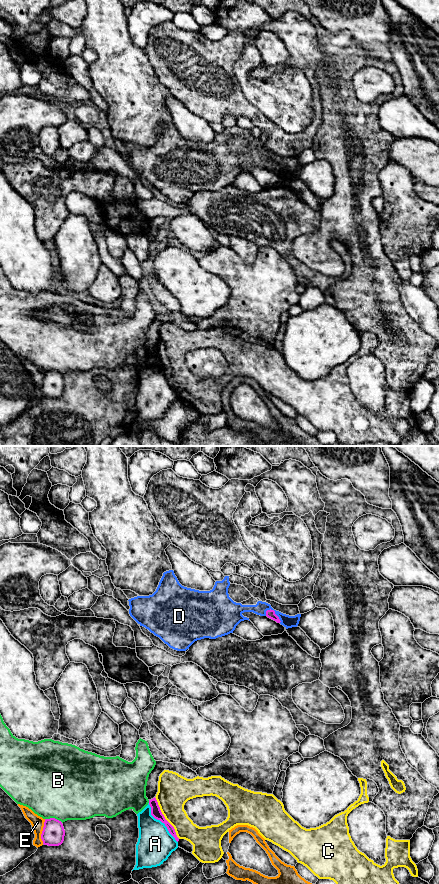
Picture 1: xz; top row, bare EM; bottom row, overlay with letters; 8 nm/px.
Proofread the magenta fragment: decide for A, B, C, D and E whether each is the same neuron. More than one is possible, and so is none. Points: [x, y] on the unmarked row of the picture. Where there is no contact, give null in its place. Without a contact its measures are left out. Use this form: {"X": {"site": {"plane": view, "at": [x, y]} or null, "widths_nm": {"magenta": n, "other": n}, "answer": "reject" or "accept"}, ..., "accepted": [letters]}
{"A": {"site": {"plane": "xz", "at": [161, 373]}, "widths_nm": {"magenta": 80, "other": 300}, "answer": "reject"}, "B": {"site": {"plane": "xz", "at": [54, 370]}, "widths_nm": {"magenta": 180, "other": 500}, "answer": "reject"}, "C": {"site": {"plane": "xz", "at": [164, 370]}, "widths_nm": {"magenta": 80, "other": 260}, "answer": "reject"}, "D": {"site": {"plane": "xz", "at": [274, 164]}, "widths_nm": {"magenta": 70, "other": 100}, "answer": "reject"}, "E": {"site": {"plane": "xz", "at": [42, 383]}, "widths_nm": {"magenta": 180, "other": 110}, "answer": "reject"}, "accepted": []}

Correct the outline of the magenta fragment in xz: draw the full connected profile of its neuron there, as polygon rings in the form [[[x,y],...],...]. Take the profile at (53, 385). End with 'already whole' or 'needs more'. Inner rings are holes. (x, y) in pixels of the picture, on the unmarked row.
[[[50,370],[45,371],[41,391],[44,397],[59,398],[63,395],[65,382],[61,373]]]; already whole

